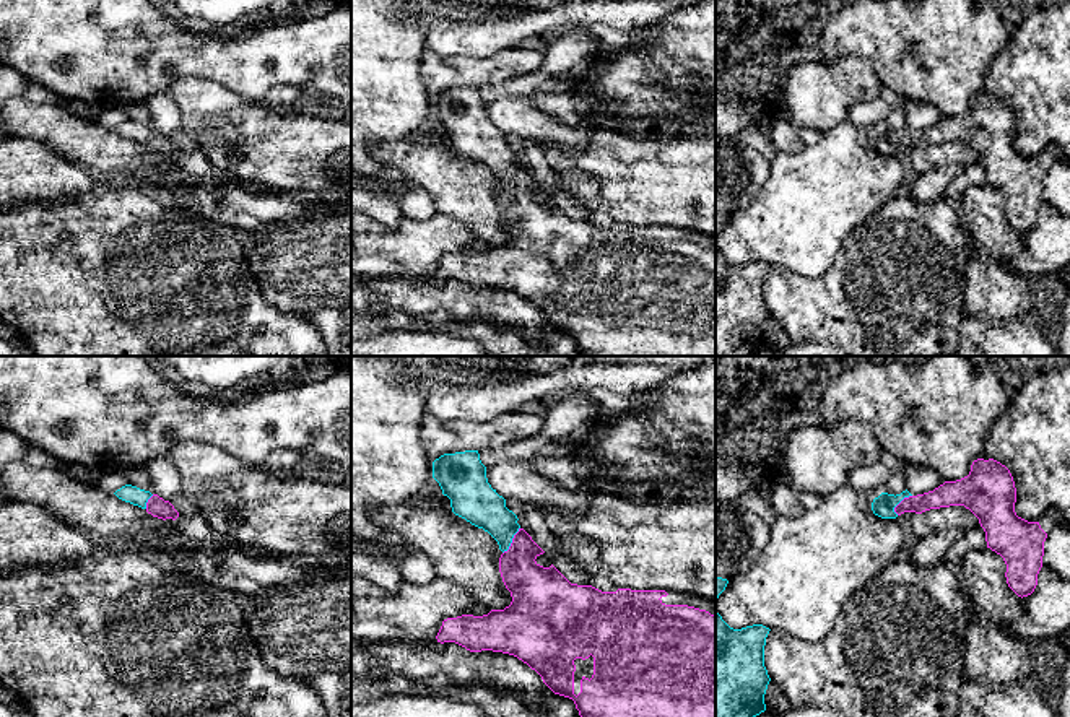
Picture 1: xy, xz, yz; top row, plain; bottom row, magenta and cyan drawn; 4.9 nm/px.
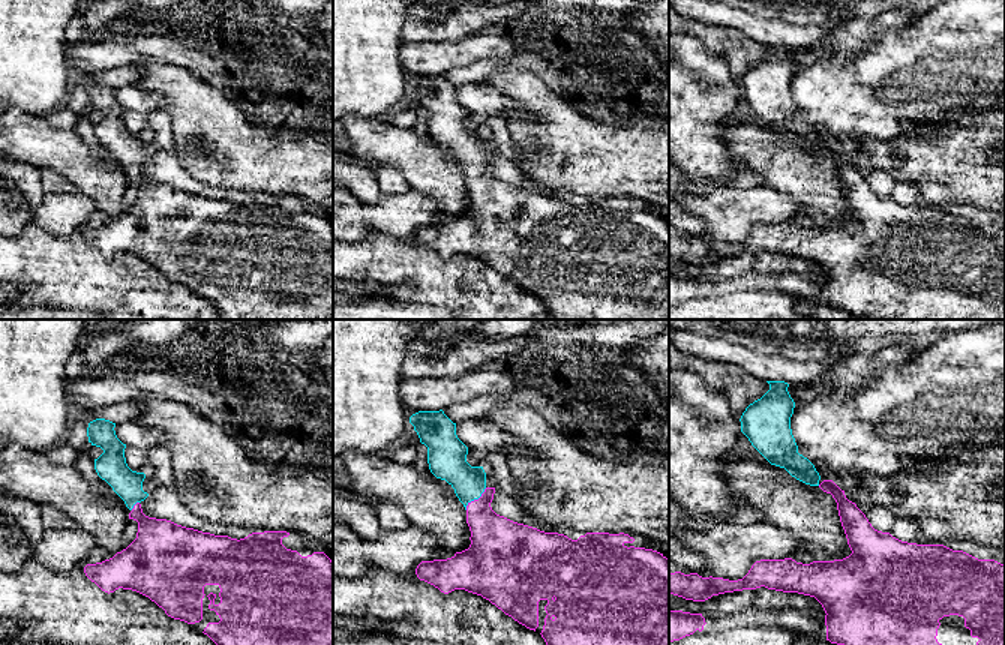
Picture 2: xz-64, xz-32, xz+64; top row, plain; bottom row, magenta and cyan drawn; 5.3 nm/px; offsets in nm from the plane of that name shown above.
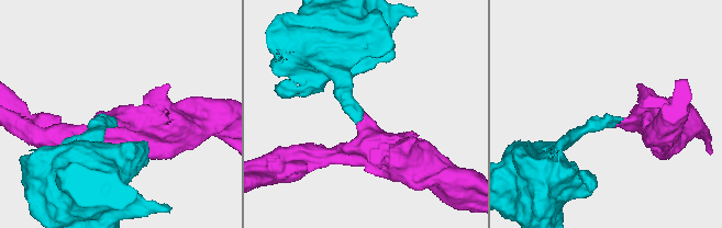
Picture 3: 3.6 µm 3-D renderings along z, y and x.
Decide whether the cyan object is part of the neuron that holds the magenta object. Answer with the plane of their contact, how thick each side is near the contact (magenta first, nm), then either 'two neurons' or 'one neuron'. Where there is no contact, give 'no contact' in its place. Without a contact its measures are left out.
xz | 220/200 nm | one neuron

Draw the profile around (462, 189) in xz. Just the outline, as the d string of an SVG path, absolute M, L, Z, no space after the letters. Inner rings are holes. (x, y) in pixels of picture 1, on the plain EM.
M416 138L389 141L372 148L372 156L395 169L410 189L429 193L437 213L457 218L491 246L504 246L512 232L506 224L498 177L452 146L423 145Z

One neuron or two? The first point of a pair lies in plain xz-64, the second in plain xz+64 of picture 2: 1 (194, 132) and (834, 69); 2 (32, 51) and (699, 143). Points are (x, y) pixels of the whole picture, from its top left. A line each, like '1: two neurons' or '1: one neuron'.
1: two neurons
2: one neuron

